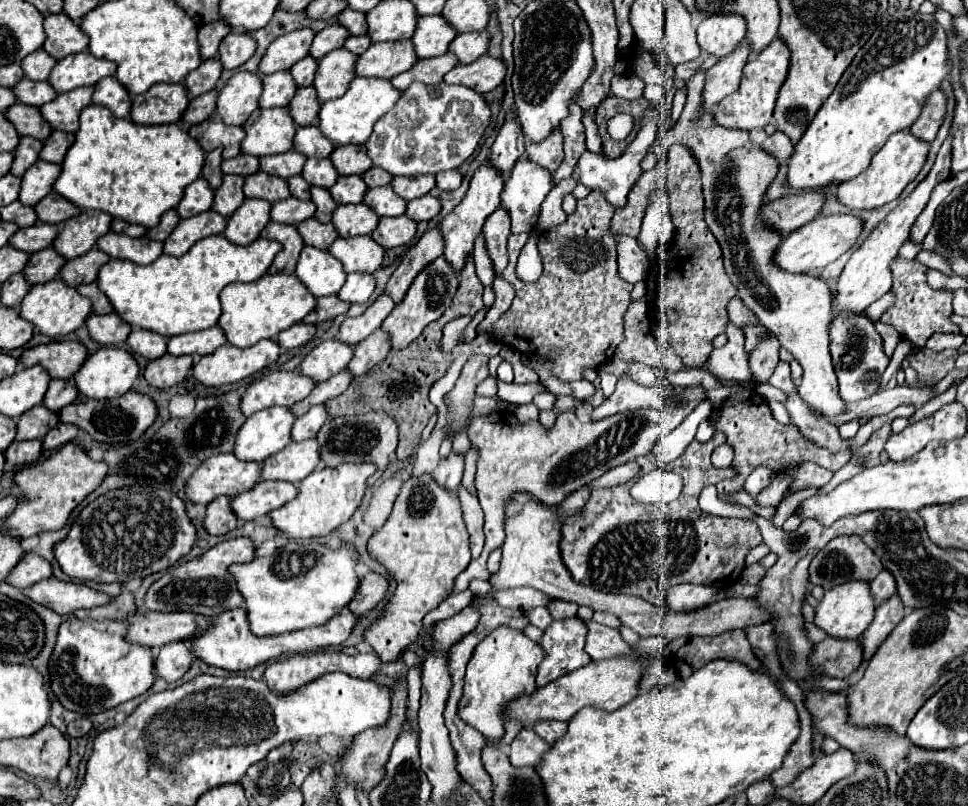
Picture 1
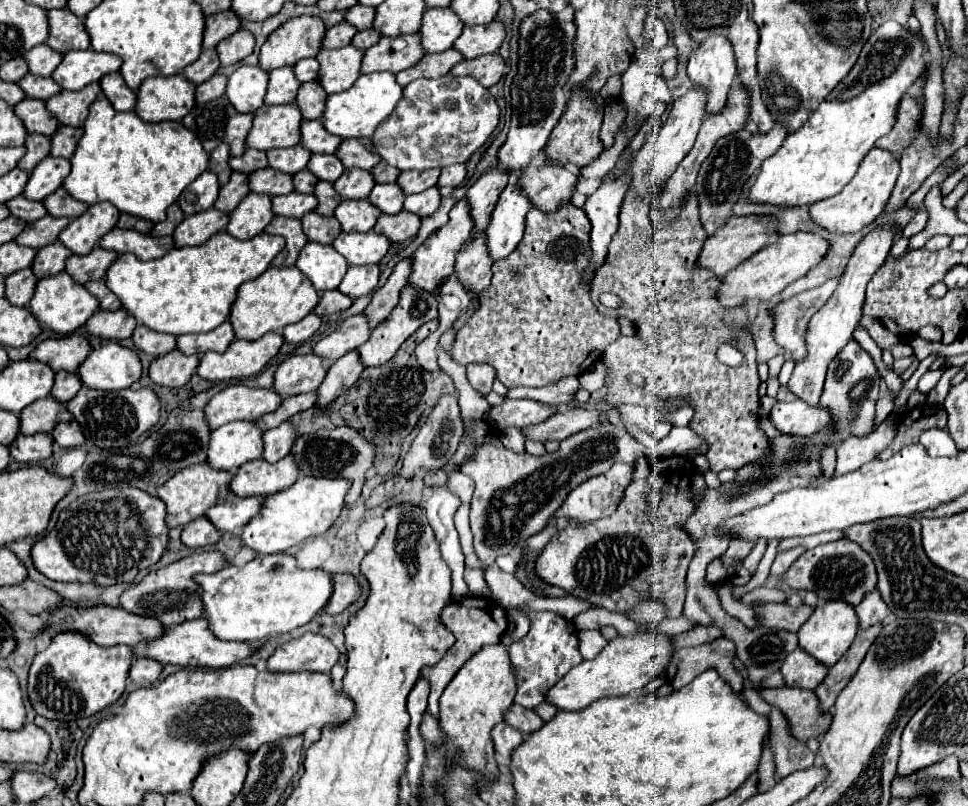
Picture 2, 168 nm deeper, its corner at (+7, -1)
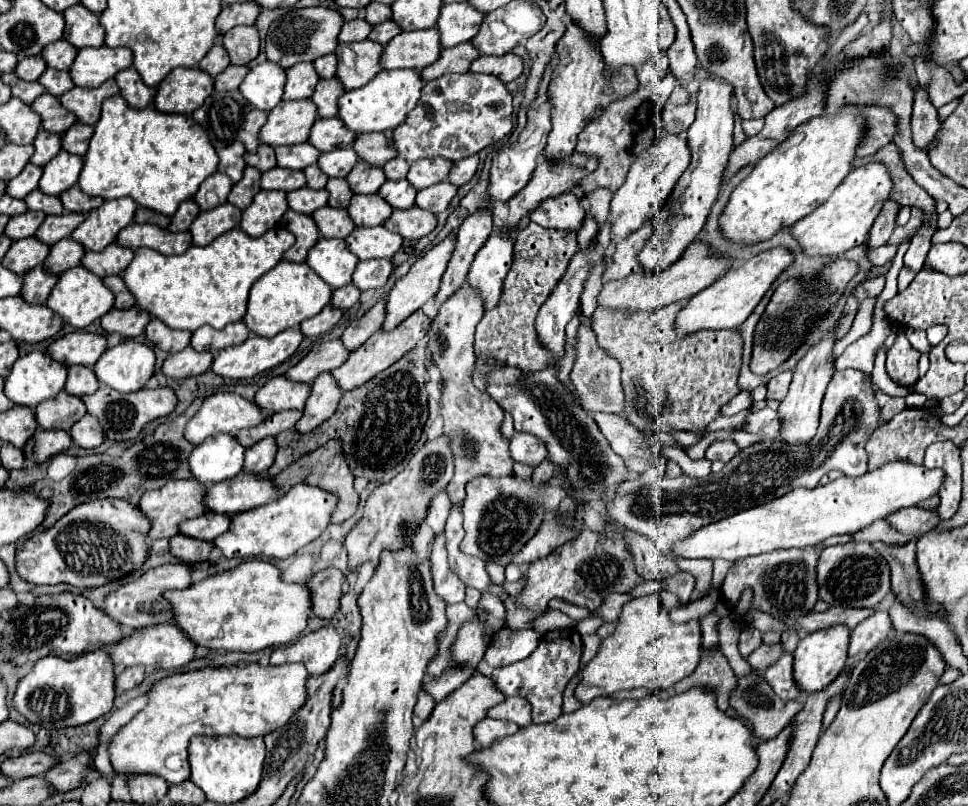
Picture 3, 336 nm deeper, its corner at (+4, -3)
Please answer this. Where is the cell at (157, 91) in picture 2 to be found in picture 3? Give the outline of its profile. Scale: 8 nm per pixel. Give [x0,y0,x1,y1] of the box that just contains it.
[155,67,213,115]

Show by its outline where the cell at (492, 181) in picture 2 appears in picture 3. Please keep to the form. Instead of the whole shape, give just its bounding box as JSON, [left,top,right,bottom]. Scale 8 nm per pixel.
[435,211,493,303]

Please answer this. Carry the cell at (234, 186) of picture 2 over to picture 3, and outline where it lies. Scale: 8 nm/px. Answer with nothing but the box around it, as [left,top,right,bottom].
[229,167,261,209]

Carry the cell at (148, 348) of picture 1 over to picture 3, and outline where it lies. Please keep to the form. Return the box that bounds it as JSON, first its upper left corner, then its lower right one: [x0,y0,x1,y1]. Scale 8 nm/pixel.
[145,319,193,353]

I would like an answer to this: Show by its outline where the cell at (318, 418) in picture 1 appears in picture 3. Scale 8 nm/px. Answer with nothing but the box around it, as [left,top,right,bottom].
[245,439,275,473]

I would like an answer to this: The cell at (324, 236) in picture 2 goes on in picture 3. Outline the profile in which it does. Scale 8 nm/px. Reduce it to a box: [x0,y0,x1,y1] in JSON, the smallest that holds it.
[313,205,355,239]

